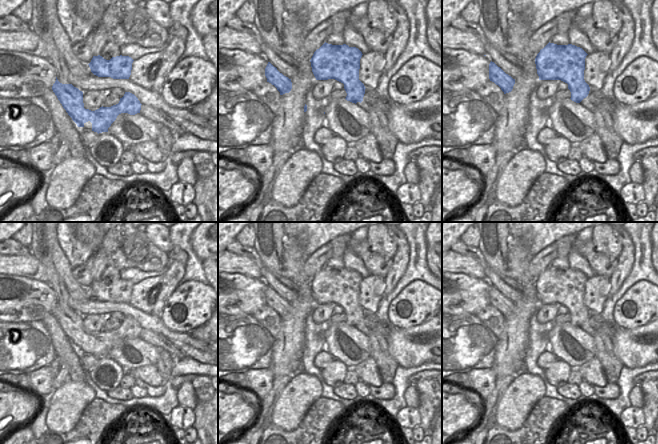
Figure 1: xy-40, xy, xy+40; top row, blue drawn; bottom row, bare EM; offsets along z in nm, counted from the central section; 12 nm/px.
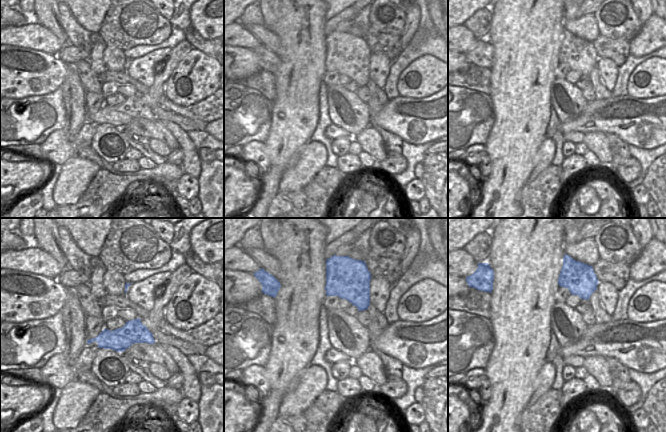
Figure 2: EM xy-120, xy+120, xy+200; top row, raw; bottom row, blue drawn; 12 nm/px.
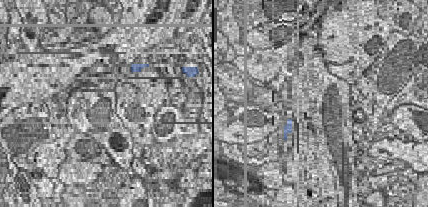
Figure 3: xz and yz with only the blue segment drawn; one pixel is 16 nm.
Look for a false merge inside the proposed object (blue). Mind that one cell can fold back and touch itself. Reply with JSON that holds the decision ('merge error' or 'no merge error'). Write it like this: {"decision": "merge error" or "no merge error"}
{"decision": "no merge error"}

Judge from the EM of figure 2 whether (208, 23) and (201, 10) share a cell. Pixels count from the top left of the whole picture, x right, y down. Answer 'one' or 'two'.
one

